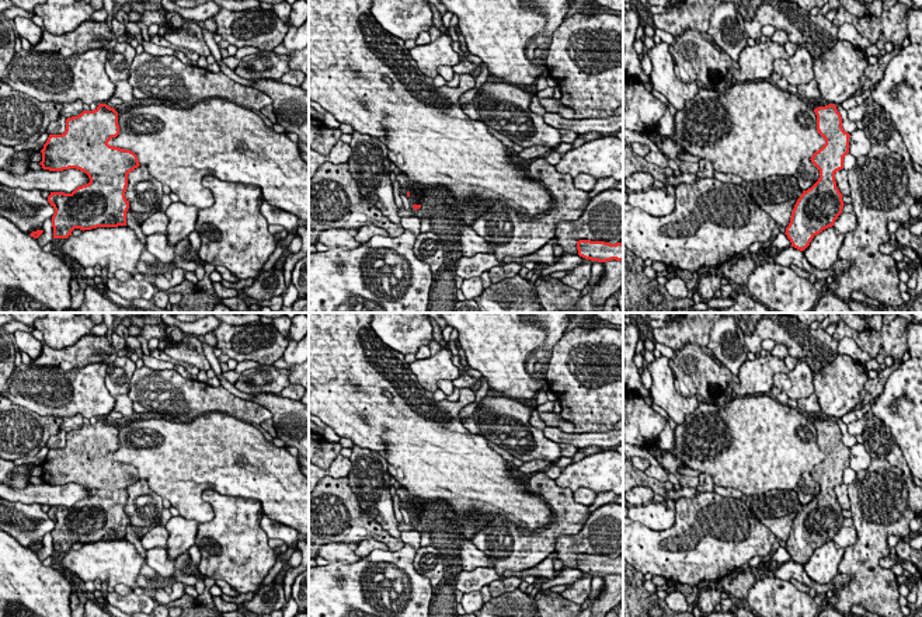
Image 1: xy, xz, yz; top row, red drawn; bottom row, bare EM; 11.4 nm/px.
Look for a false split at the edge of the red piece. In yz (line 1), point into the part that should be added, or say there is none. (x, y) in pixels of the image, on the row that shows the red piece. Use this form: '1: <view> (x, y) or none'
1: none

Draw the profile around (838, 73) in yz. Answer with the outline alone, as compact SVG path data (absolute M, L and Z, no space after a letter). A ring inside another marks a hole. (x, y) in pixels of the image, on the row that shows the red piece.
M838 39L836 45L824 52L821 59L814 57L814 80L821 98L841 105L855 95L869 62L863 49L849 41Z

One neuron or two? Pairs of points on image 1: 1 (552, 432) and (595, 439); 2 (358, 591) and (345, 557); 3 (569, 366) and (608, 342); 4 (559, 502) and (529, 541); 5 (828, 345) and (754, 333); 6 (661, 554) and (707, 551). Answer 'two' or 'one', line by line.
1: one
2: two
3: one
4: one
5: one
6: one

